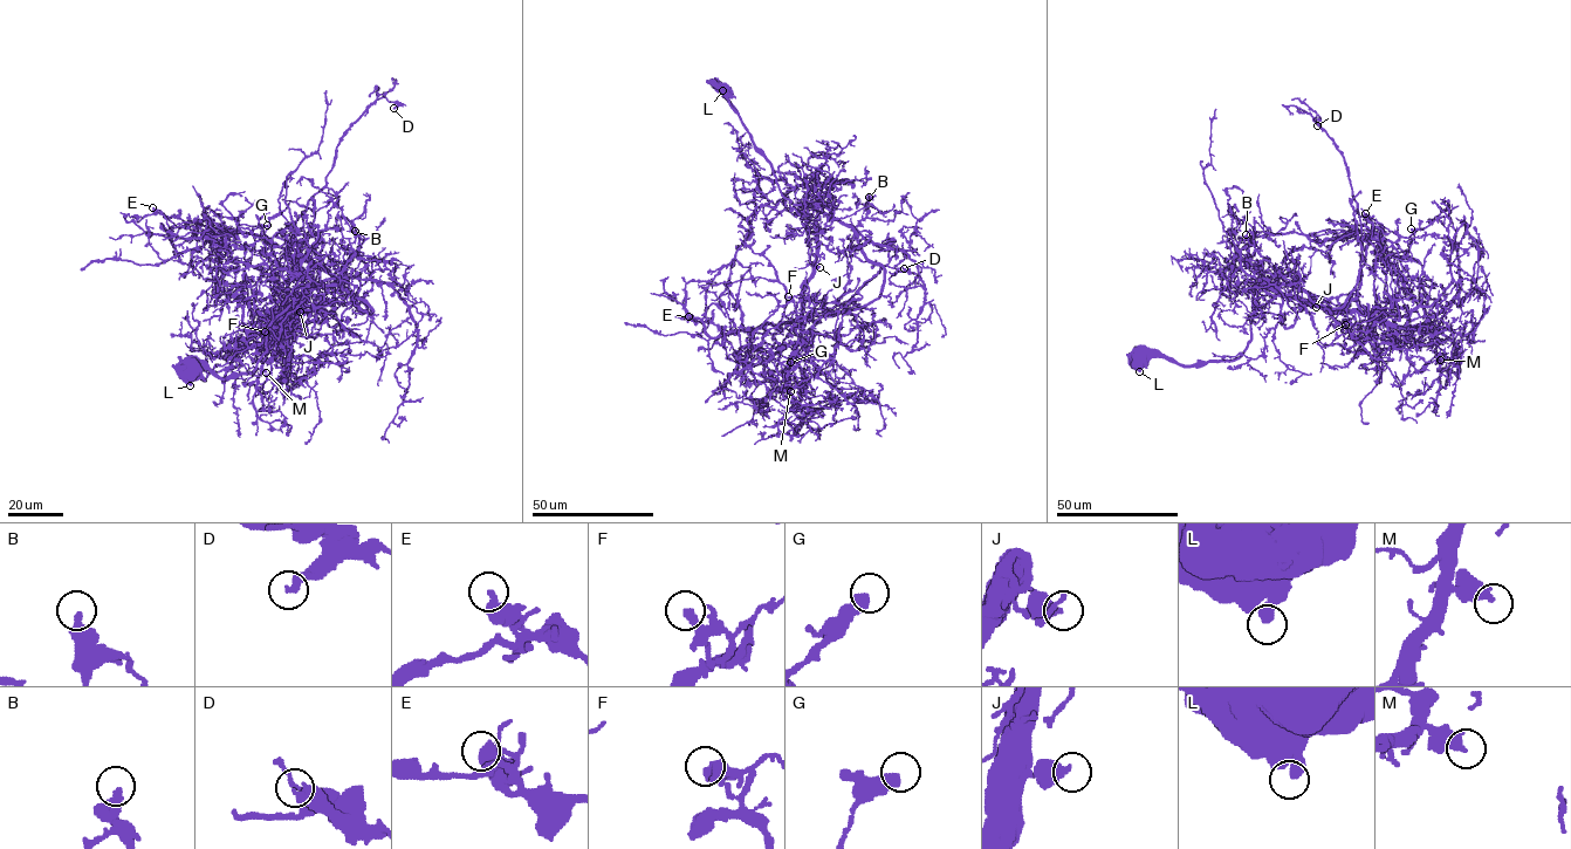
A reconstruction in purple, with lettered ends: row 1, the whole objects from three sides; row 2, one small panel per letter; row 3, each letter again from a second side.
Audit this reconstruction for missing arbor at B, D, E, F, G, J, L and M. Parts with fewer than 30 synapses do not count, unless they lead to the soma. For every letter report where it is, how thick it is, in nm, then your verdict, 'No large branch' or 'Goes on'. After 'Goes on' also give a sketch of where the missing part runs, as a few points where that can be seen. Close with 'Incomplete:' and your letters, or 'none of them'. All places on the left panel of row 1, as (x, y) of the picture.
B: Place: (355, 231). Thickness 400 nm. No large branch
D: Place: (393, 108). Thickness 320 nm. No large branch
E: Place: (152, 207). Thickness 600 nm. No large branch
F: Place: (265, 331). Thickness 420 nm. No large branch
G: Place: (267, 225). Thickness 440 nm. No large branch
J: Place: (300, 312). Thickness 500 nm. No large branch
L: Place: (190, 385). Thickness 440 nm. No large branch
M: Place: (266, 372). Thickness 440 nm. No large branch
Incomplete: none of them

